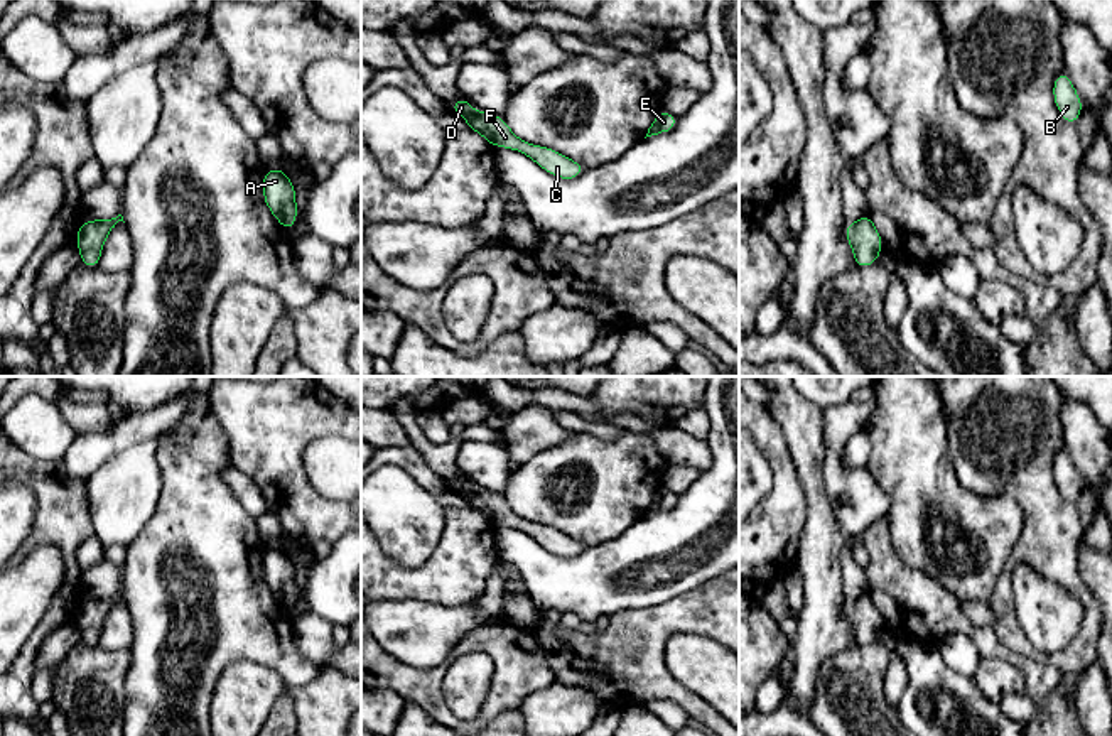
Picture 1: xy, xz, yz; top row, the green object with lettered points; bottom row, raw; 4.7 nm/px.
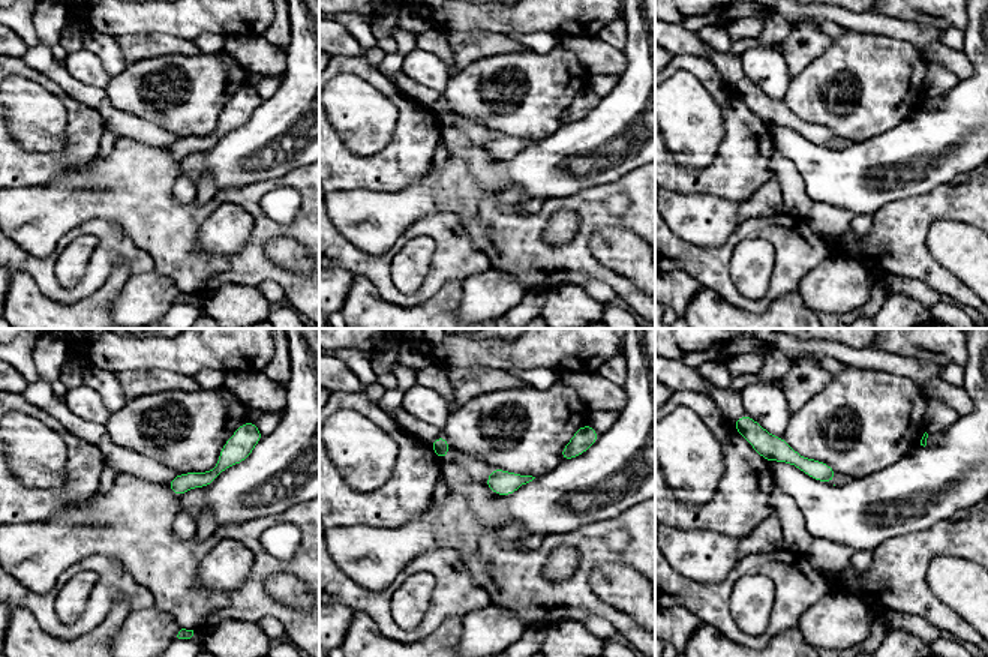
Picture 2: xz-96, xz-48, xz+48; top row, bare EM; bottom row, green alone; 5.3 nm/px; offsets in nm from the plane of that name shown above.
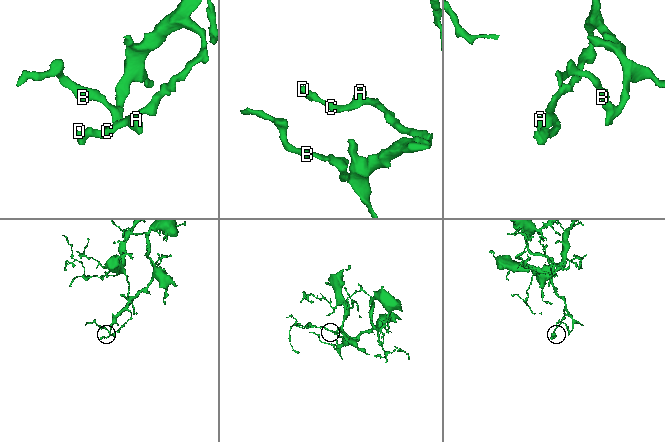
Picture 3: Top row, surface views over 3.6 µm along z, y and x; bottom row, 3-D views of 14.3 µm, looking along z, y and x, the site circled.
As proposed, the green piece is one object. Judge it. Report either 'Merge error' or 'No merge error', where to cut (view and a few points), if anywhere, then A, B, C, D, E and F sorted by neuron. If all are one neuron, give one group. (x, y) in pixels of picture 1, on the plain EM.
No merge error. No split. Groups: A B C D E F

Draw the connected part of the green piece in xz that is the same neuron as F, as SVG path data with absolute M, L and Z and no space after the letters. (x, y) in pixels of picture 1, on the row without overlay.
M464 474L449 483L452 491L461 493L467 505L483 513L484 518L493 525L516 528L530 535L537 544L553 555L564 559L575 557L586 550L587 545L580 540L575 540L550 525L540 525L516 515L505 500L503 493L496 495L484 488L472 490L471 484L472 481Z

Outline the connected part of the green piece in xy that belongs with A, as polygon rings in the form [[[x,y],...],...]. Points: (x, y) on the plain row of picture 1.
[[[267,547],[262,560],[263,579],[273,596],[289,611],[297,601],[295,564],[285,547]]]

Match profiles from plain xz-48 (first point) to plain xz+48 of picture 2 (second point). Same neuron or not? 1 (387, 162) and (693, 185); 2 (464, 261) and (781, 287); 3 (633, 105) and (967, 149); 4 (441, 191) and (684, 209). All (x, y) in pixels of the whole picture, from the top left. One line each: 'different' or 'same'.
1: same
2: same
3: same
4: same

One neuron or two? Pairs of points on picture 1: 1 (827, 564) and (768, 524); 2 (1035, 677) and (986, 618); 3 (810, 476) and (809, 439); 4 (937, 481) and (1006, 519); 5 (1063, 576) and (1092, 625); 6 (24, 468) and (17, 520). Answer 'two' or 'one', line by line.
1: two
2: two
3: one
4: one
5: one
6: two

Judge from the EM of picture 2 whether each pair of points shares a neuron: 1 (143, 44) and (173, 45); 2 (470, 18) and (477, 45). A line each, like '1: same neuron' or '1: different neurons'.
1: same neuron
2: different neurons

